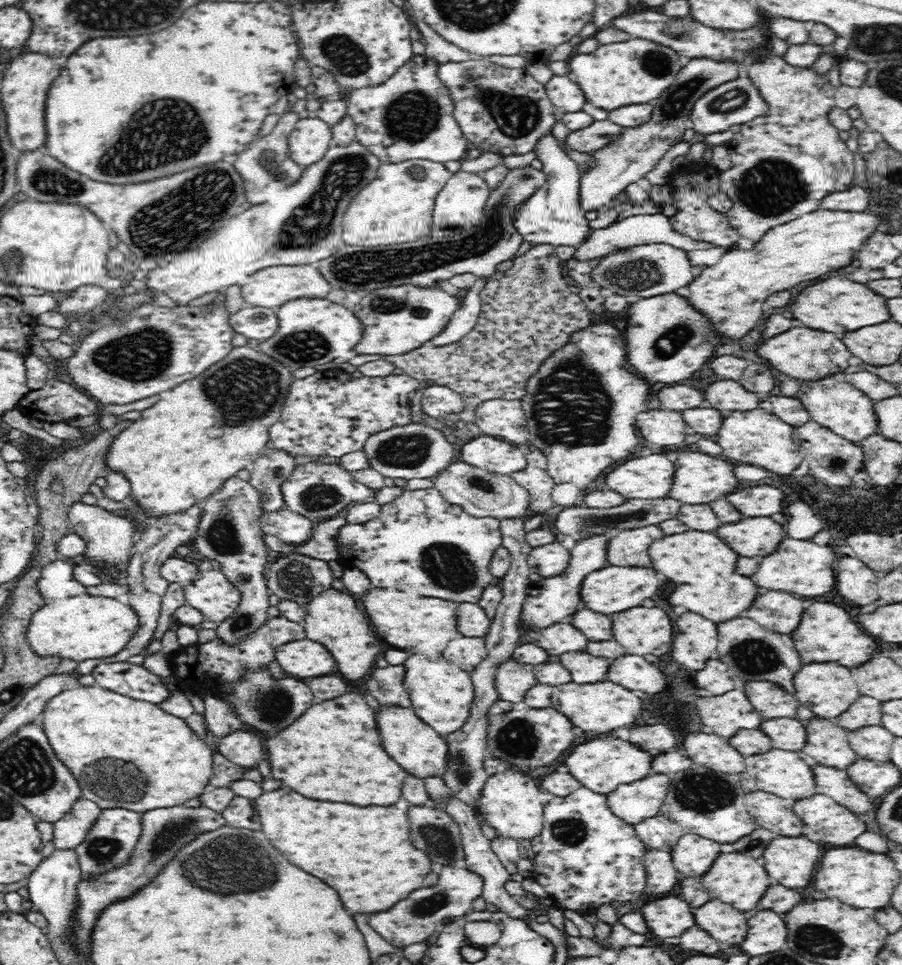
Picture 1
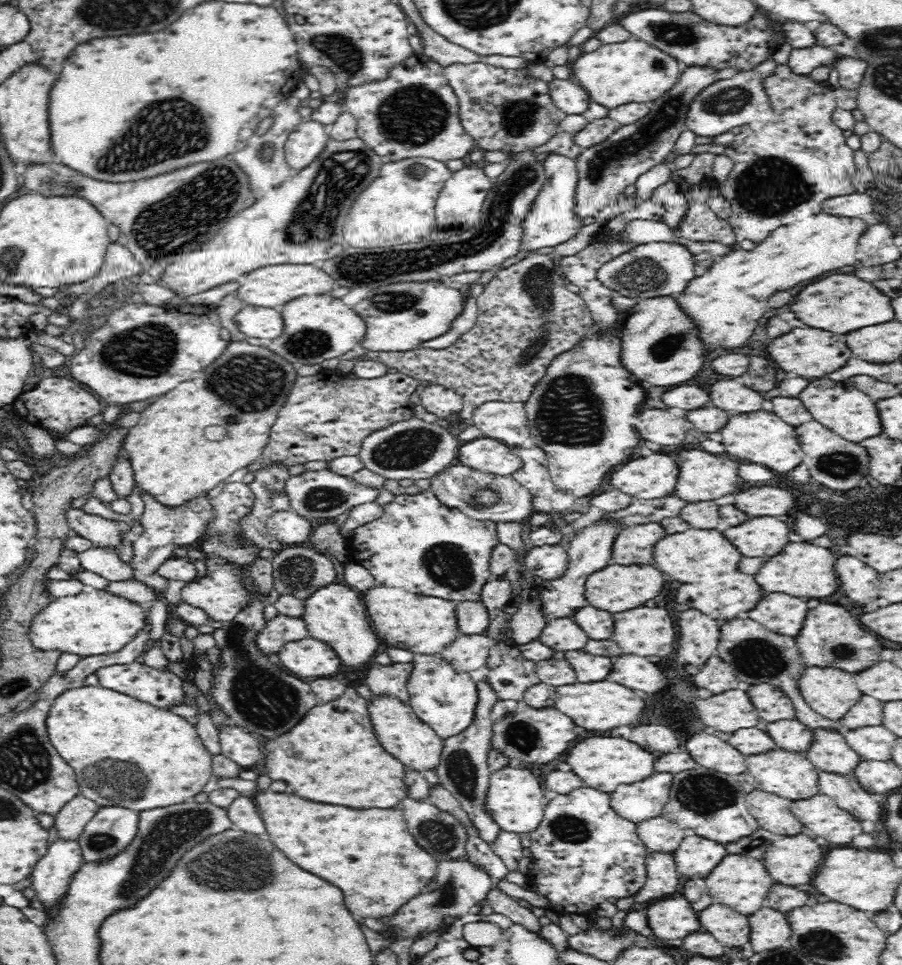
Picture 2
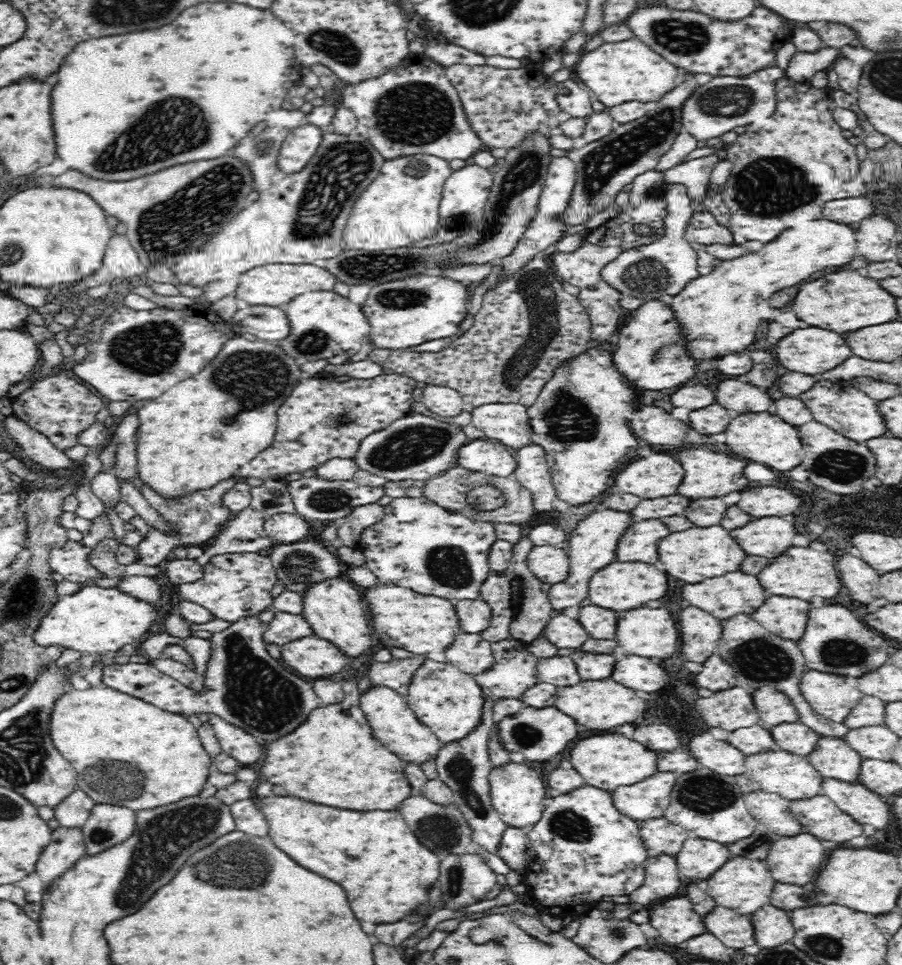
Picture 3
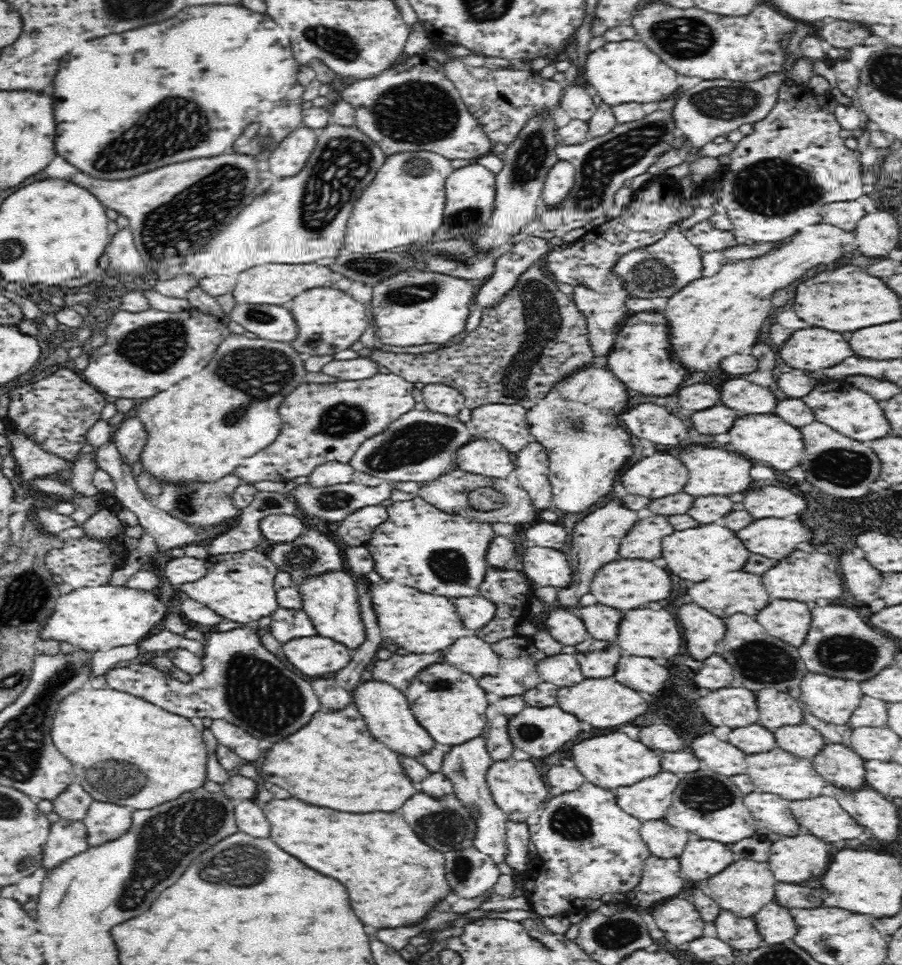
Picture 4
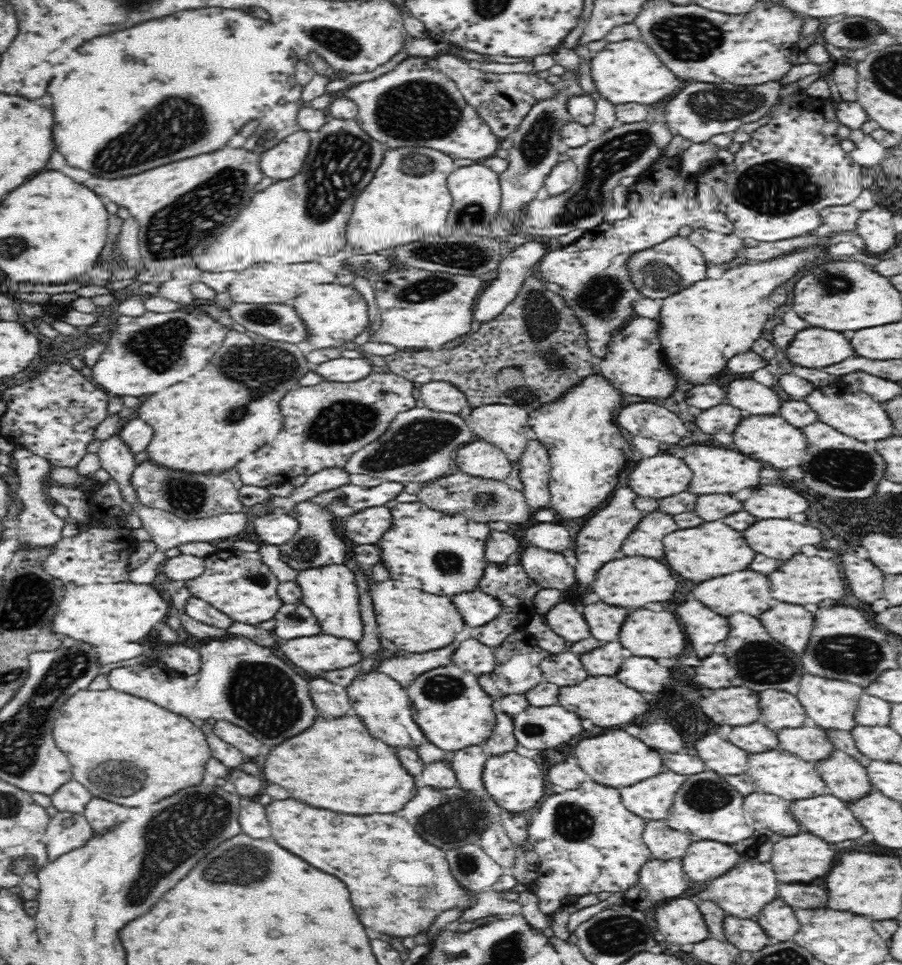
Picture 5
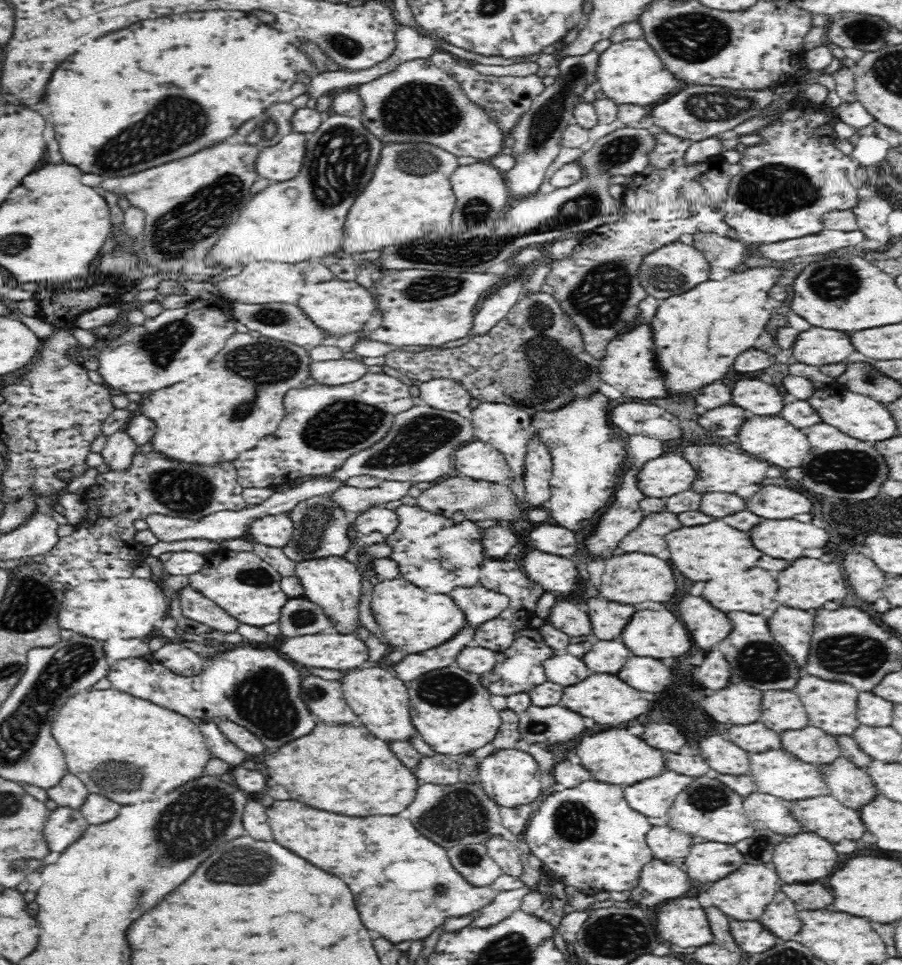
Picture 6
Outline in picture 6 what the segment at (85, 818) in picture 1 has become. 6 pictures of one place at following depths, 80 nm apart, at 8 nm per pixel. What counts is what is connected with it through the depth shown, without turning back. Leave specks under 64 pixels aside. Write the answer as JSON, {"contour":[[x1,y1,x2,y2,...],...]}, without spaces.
{"contour":[[66,772,54,786,48,788,47,792,49,798,56,802,58,807,80,808,89,790,78,776]]}

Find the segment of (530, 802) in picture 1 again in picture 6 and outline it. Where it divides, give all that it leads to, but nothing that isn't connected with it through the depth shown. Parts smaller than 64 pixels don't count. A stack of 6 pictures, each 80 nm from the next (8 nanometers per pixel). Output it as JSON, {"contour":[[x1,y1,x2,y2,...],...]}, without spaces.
{"contour":[[496,749,489,756,478,762,477,778,481,787,489,798,498,802,500,806,513,807,530,804,540,796,543,776,536,759,525,750]]}

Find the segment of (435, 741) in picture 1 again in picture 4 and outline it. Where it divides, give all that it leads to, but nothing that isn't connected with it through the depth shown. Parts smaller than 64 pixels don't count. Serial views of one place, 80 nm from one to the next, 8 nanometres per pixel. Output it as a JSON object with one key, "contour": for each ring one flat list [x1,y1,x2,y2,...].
{"contour":[[380,679,366,680,359,682,354,690,351,690,353,705,363,716,363,720,372,736,380,742,386,742,392,750,398,750,404,755,420,756,428,752,435,744,431,736,420,726,420,723,413,715,408,699,402,690,392,685,392,683]]}

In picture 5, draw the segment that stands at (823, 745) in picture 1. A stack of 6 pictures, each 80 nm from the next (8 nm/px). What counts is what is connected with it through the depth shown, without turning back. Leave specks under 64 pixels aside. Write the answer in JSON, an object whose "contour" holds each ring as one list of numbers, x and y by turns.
{"contour":[[834,750,830,758,814,764,832,794,842,802,852,804,874,791,864,764,845,752]]}

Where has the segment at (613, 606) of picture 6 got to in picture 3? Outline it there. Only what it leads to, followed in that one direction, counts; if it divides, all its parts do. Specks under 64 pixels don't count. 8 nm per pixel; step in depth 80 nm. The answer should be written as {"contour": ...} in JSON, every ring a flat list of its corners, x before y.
{"contour":[[584,606,579,608,578,620,586,628,589,636,600,640,614,640,618,626,618,612,606,610,600,606]]}

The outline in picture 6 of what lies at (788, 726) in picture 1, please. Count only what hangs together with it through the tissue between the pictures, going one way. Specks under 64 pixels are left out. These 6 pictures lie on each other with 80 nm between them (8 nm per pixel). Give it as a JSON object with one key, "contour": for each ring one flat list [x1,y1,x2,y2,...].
{"contour":[[814,726,781,733,782,746,800,760,814,765,830,765,842,756,838,739]]}

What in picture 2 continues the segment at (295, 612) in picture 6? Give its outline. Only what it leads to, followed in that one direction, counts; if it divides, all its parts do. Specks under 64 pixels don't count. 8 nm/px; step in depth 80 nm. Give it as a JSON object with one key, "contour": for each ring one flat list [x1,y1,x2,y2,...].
{"contour":[[278,613,275,617,267,620,266,628,258,634,256,643,268,655,272,652,279,652,286,642,302,640,302,638,310,638,310,631,308,631,304,618]]}

